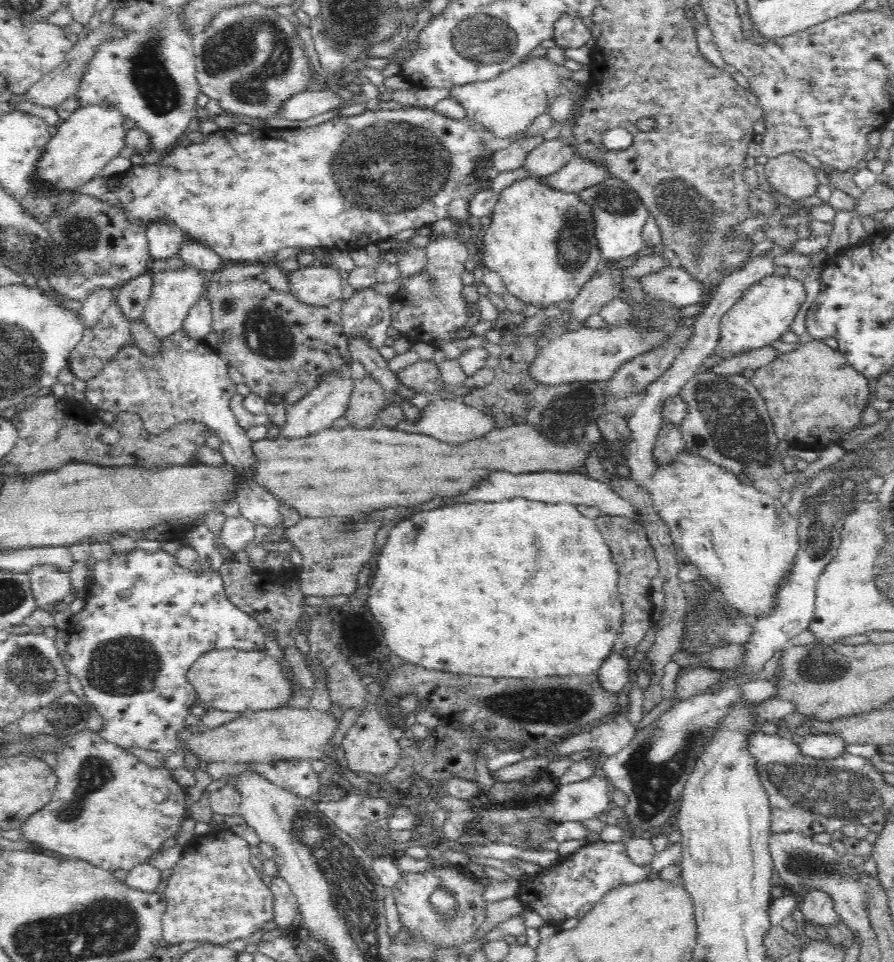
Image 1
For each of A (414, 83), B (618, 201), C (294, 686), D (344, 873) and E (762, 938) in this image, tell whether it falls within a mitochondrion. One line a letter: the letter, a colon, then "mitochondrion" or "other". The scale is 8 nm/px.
A: other
B: mitochondrion
C: other
D: mitochondrion
E: other

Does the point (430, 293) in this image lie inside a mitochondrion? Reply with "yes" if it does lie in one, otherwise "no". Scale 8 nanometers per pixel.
yes

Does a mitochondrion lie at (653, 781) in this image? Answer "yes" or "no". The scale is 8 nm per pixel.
yes

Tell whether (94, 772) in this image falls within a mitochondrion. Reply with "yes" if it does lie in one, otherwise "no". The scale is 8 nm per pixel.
yes

